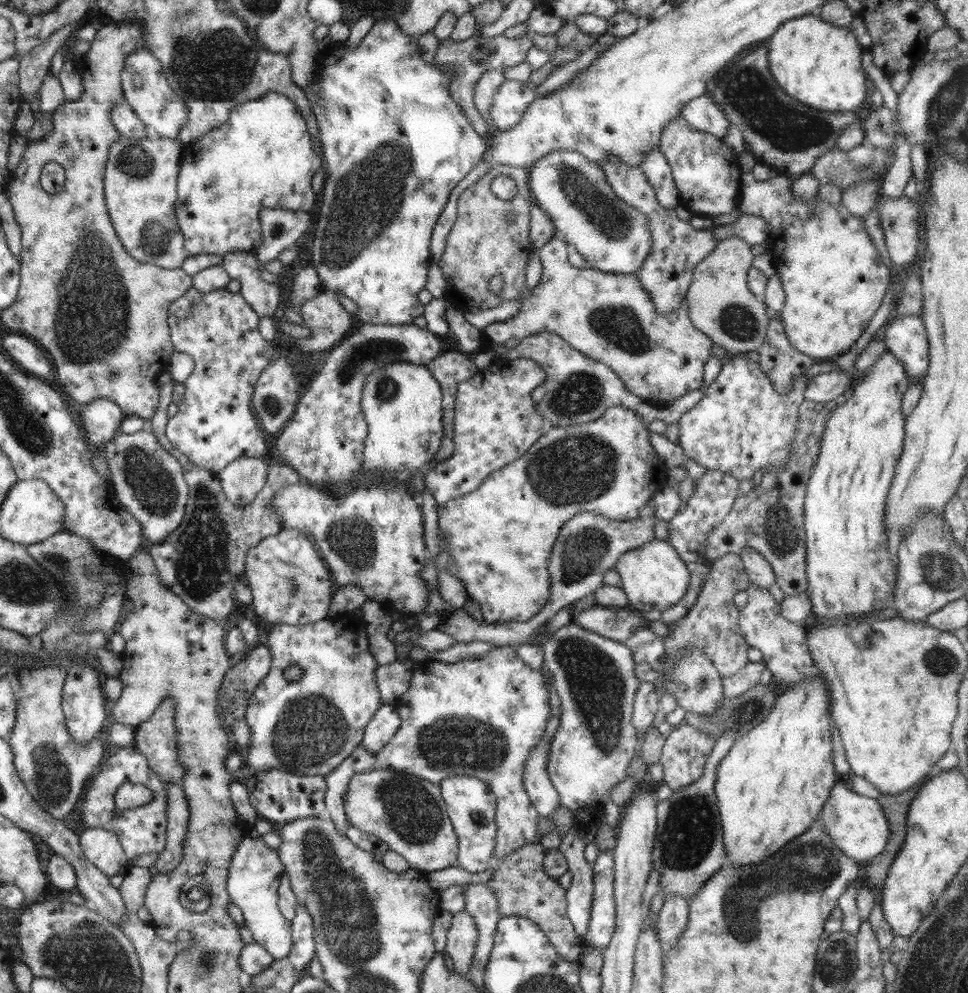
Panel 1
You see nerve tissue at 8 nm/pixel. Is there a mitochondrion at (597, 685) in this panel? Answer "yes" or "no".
yes

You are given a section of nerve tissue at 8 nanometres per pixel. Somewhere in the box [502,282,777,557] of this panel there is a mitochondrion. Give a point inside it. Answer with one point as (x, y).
(576, 467)

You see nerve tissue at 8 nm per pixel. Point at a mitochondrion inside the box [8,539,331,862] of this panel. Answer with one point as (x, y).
(51, 774)

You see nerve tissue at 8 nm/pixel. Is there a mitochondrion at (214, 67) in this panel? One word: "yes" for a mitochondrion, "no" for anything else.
yes

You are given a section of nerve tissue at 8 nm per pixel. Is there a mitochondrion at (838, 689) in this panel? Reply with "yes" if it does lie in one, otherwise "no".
no

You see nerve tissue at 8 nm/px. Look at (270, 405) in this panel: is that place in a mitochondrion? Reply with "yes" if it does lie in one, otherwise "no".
yes

